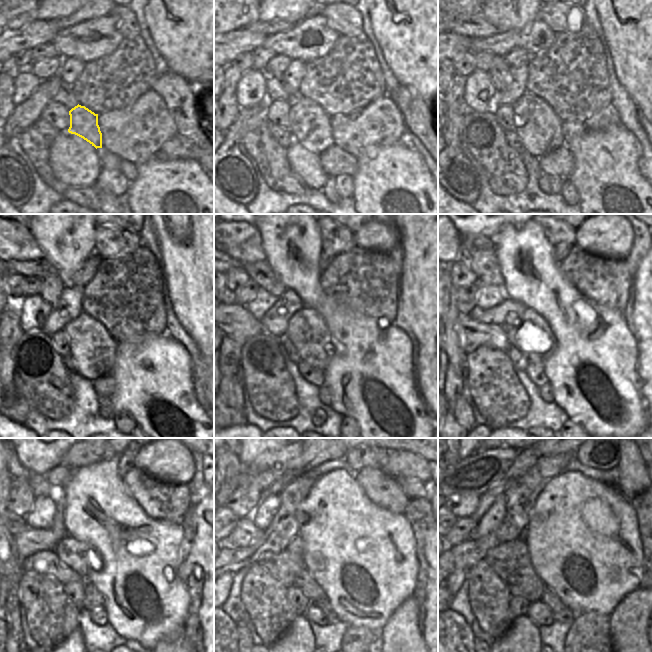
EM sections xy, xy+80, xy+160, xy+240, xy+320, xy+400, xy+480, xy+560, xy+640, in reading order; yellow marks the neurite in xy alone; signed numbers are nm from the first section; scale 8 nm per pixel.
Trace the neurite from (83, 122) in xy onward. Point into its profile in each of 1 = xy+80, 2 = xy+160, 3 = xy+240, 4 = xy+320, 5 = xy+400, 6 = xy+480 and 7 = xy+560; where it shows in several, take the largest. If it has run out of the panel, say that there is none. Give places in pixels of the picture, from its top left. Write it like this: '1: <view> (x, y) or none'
1: xy+80 (309, 125)
2: xy+160 (538, 127)
3: xy+240 (92, 349)
4: xy+320 (308, 331)
5: xy+400 (529, 315)
6: xy+480 (73, 553)
7: xy+560 (296, 546)

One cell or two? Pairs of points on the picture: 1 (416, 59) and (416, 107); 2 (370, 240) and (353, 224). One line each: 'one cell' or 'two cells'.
1: two cells
2: two cells

